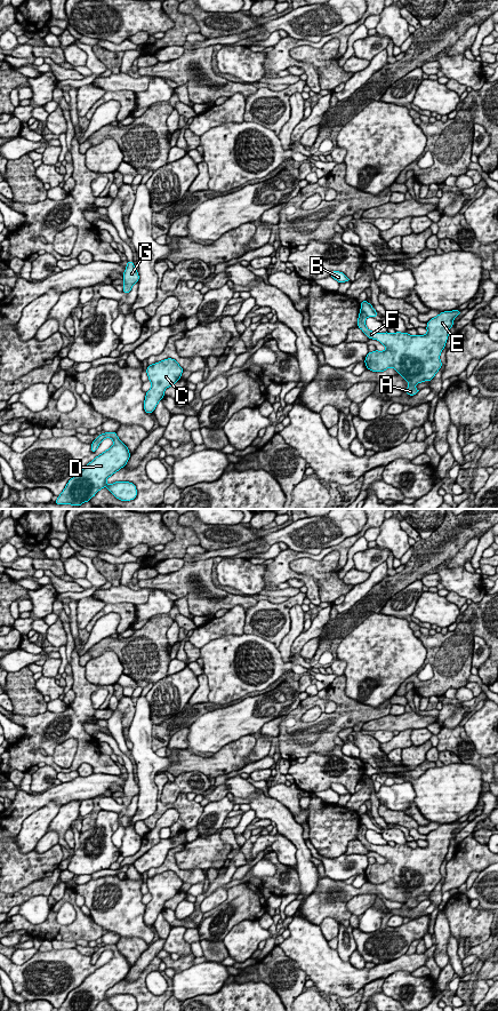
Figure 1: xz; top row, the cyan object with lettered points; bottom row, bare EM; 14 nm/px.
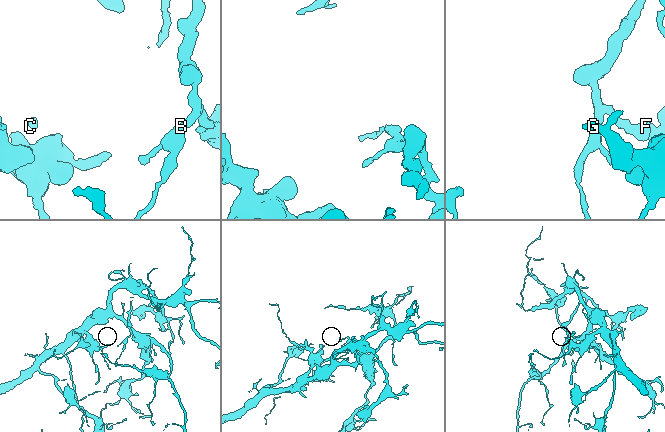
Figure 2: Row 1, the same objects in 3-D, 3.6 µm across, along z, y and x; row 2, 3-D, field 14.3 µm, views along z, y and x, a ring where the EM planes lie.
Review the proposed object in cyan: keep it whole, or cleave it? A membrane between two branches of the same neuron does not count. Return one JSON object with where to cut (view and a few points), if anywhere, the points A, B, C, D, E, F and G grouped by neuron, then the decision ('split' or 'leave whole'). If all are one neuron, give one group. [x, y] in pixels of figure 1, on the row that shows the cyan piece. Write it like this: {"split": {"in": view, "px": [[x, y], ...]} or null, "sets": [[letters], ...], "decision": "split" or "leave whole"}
{"split": {"in": "xz", "px": [[360, 310], [367, 316]]}, "sets": [["A", "C", "D", "E", "F", "G"], ["B"]], "decision": "split"}

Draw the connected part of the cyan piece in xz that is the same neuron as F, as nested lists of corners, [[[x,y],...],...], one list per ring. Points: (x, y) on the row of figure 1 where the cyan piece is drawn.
[[[360,310],[358,327],[374,340],[386,347],[385,351],[372,351],[366,357],[366,366],[372,372],[384,372],[393,367],[404,379],[409,387],[404,390],[415,396],[419,390],[416,384],[431,381],[442,363],[440,355],[445,347],[453,319],[460,310],[444,311],[427,321],[427,334],[412,336],[408,333],[395,332],[391,334],[371,332],[366,326],[367,315]]]

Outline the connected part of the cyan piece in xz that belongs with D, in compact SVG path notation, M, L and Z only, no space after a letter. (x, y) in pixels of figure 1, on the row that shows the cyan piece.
M117 432L101 433L91 443L93 453L96 452L105 438L112 438L113 446L95 457L80 473L69 480L66 487L57 497L56 504L81 506L83 502L90 501L105 486L121 501L130 501L137 496L137 489L132 483L115 481L114 484L106 484L110 476L127 464L130 453L128 447L118 438Z

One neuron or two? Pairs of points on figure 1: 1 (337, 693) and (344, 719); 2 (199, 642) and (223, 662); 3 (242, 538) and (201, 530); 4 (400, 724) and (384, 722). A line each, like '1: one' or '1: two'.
1: one
2: two
3: one
4: one

